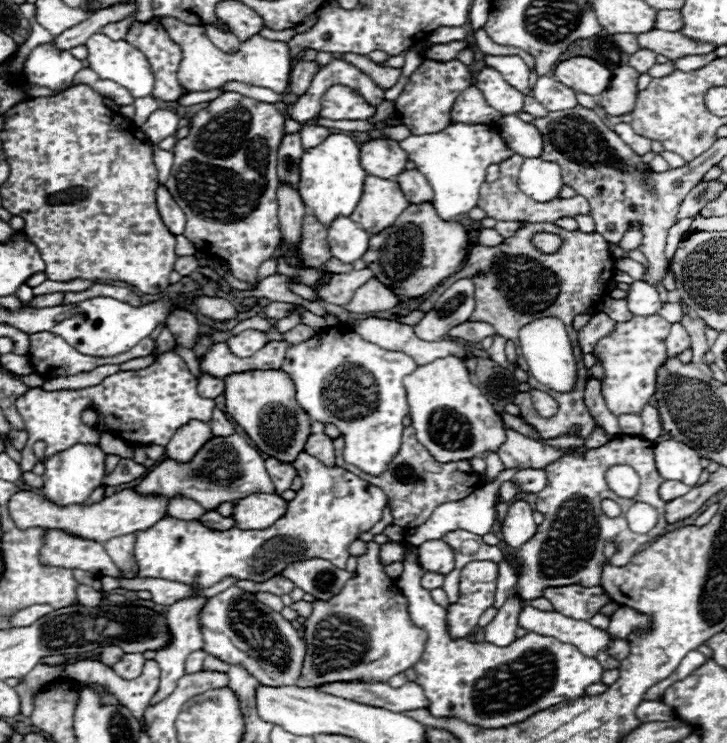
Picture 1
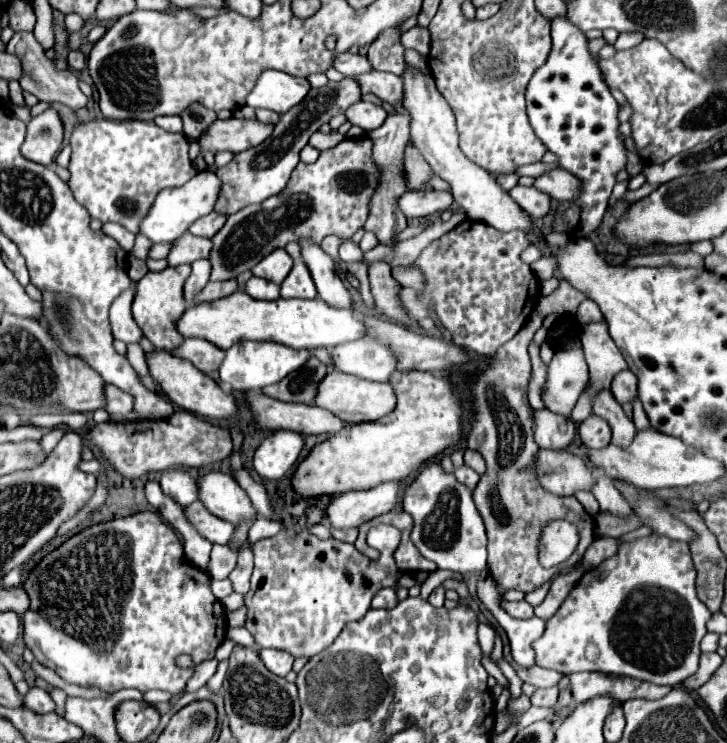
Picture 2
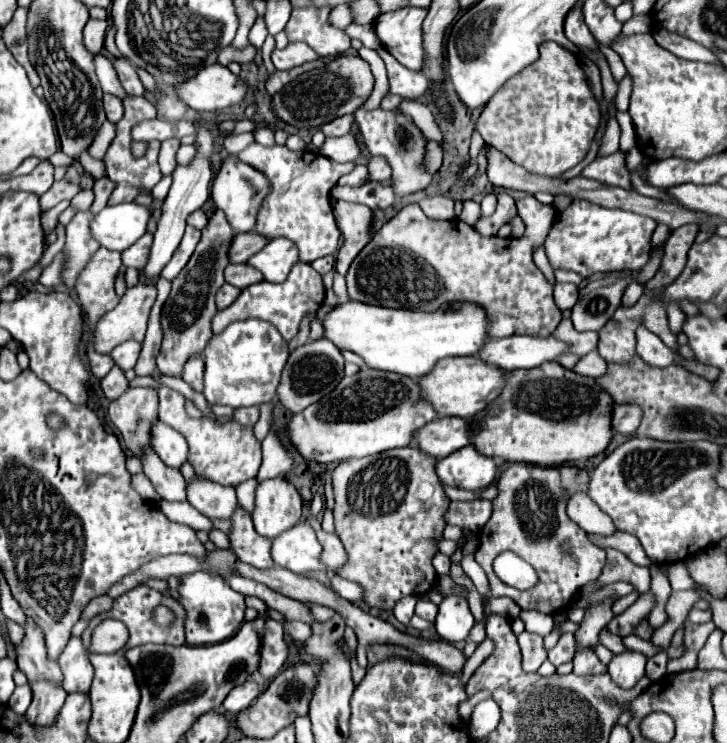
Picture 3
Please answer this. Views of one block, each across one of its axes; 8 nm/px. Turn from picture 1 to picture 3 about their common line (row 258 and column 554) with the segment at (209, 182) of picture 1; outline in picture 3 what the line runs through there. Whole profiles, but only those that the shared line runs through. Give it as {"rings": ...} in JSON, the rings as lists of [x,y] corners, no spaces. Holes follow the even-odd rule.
{"rings":[[[572,200],[572,204],[556,216],[556,222],[544,242],[552,268],[564,268],[588,278],[596,272],[638,270],[650,258],[650,240],[656,222],[648,216],[626,210],[610,210],[588,200]]]}

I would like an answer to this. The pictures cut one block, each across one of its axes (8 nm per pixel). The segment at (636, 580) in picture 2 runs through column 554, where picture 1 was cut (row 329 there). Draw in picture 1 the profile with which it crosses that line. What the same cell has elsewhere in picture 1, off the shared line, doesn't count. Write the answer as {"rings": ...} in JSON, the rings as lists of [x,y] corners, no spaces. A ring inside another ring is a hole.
{"rings":[[[632,316],[626,322],[616,322],[612,334],[600,338],[594,344],[592,354],[604,368],[604,378],[600,380],[602,396],[608,410],[614,416],[620,414],[640,414],[656,392],[656,372],[666,362],[666,336],[670,332],[670,322],[662,316]]]}

